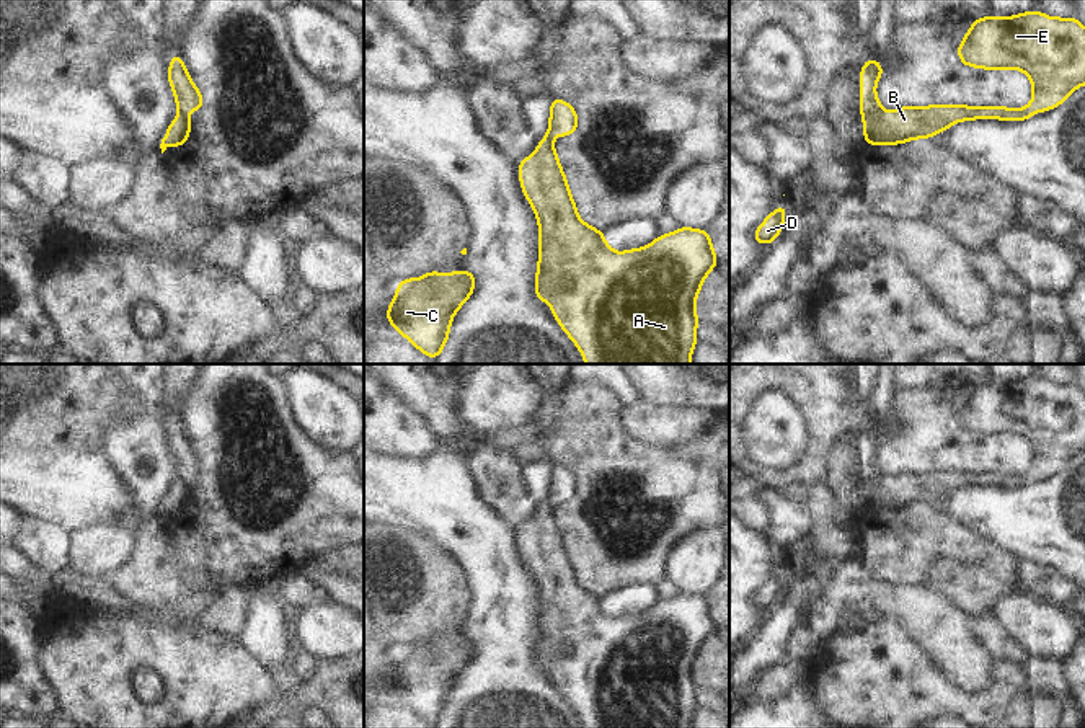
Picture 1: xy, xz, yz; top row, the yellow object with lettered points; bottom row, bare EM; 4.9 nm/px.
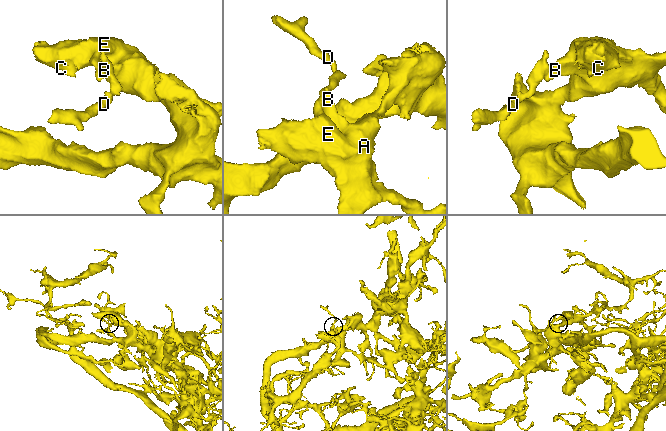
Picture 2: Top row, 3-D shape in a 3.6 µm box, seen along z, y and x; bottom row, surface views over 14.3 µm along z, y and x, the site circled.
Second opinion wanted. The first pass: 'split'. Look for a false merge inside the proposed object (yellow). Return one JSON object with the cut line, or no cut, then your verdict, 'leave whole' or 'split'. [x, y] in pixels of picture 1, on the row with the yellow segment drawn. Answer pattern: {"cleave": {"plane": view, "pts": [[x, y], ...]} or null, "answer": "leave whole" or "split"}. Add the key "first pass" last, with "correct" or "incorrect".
{"cleave": {"plane": "xy", "pts": [[178, 111], [185, 118], [188, 134]]}, "answer": "split", "first pass": "correct"}

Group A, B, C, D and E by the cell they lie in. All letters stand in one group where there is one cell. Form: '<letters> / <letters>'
A B C E / D

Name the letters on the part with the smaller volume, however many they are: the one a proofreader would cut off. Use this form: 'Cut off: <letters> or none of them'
Cut off: D

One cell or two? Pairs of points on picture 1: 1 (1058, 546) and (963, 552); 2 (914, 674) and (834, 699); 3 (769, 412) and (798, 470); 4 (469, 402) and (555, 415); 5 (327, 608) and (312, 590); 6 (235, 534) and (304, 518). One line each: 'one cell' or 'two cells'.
1: two cells
2: one cell
3: two cells
4: two cells
5: two cells
6: one cell

